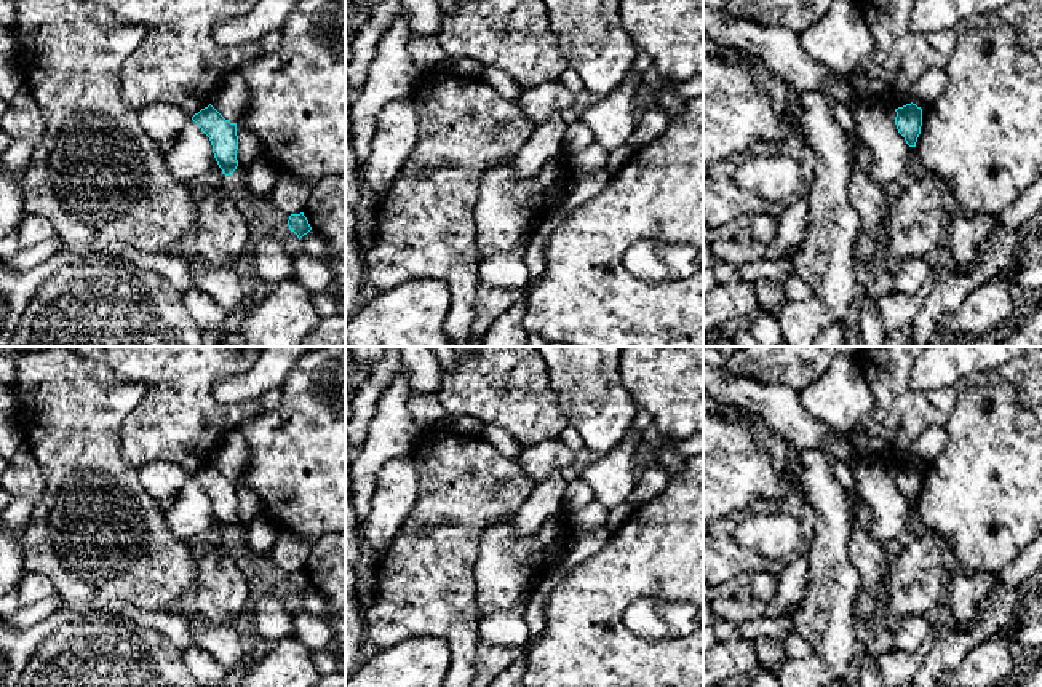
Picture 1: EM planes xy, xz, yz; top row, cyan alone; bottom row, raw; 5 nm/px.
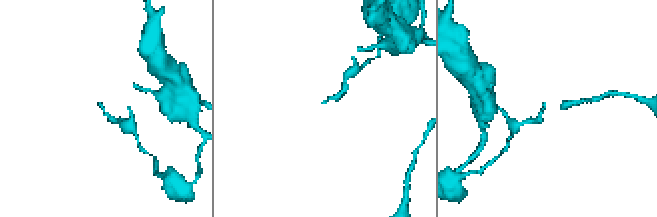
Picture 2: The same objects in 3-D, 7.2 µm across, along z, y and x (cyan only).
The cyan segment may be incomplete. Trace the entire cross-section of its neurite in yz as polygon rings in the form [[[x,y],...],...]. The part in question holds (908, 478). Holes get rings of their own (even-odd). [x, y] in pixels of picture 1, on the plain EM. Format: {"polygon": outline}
{"polygon": [[[911,460],[895,467],[895,470],[895,482],[898,490],[905,495],[909,505],[916,505],[922,484],[922,467]]]}

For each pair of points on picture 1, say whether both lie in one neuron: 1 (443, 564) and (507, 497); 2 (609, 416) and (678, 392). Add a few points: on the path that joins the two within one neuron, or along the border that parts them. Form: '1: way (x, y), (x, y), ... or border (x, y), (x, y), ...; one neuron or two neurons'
1: way (451, 545), (488, 508); one neuron
2: border (620, 373), (622, 384), (640, 408); two neurons

